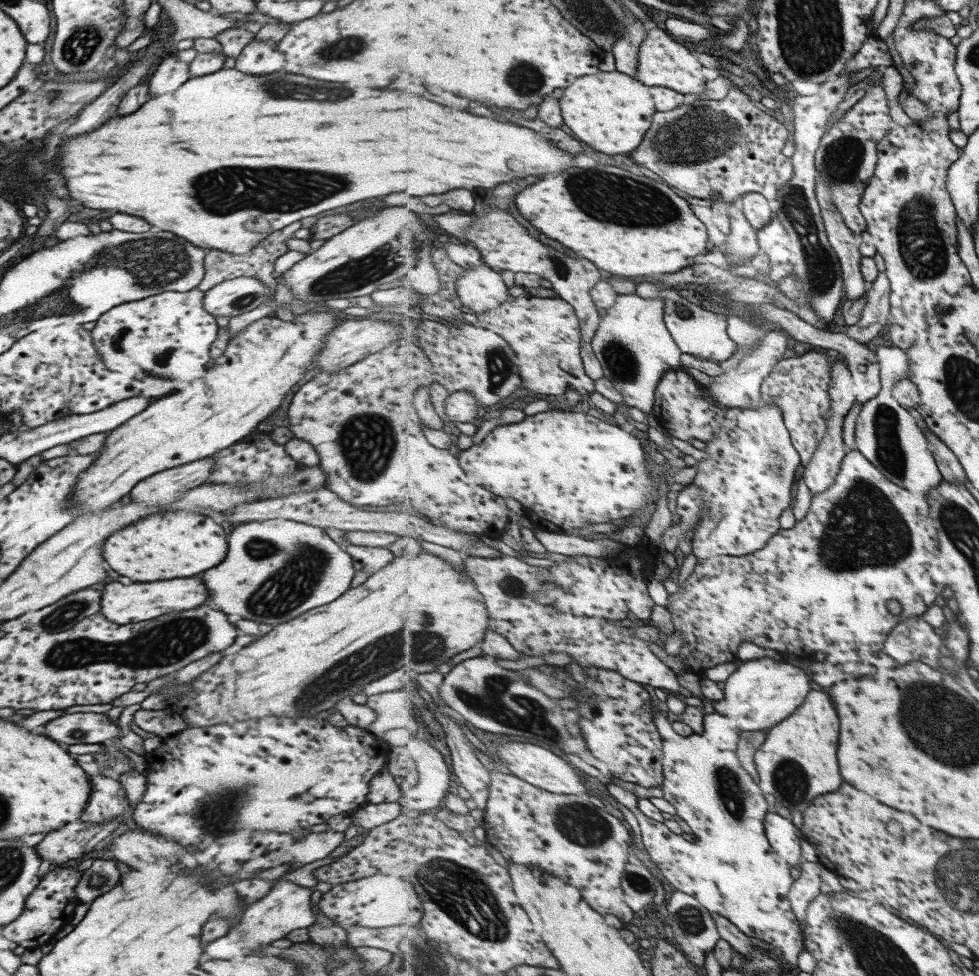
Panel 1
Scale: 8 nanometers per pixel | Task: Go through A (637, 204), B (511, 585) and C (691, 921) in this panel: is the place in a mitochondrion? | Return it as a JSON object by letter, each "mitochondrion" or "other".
{"A":"mitochondrion","B":"mitochondrion","C":"mitochondrion"}

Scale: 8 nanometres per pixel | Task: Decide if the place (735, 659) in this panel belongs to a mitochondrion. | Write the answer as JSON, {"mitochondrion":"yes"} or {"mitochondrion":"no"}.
{"mitochondrion":"no"}

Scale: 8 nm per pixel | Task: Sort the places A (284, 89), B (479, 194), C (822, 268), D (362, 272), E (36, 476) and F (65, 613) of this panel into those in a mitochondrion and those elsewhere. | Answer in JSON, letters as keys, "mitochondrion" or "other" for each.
{"A":"mitochondrion","B":"other","C":"mitochondrion","D":"mitochondrion","E":"other","F":"mitochondrion"}

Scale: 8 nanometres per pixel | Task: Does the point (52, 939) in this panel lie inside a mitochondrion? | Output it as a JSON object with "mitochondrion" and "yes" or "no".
{"mitochondrion":"no"}

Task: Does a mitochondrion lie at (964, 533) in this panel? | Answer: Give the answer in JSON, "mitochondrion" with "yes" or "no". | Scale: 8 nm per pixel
{"mitochondrion":"yes"}

